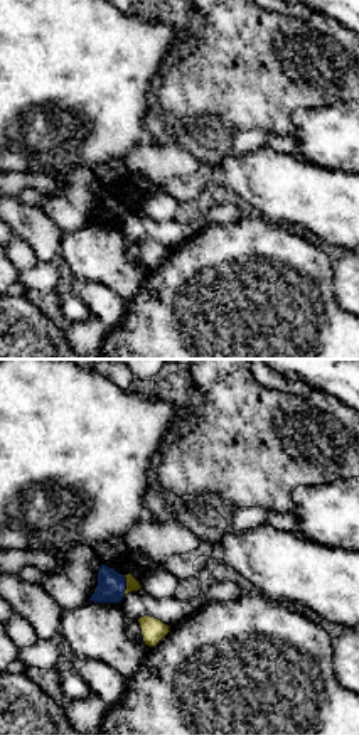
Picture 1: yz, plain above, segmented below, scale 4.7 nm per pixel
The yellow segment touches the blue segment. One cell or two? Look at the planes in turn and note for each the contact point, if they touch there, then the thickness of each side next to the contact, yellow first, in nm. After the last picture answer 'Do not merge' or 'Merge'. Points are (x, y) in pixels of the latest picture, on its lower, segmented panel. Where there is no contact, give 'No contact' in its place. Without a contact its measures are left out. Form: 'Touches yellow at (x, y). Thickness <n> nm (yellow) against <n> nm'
Touches yellow at (127, 585). Thickness 60 nm (yellow) against 140 nm

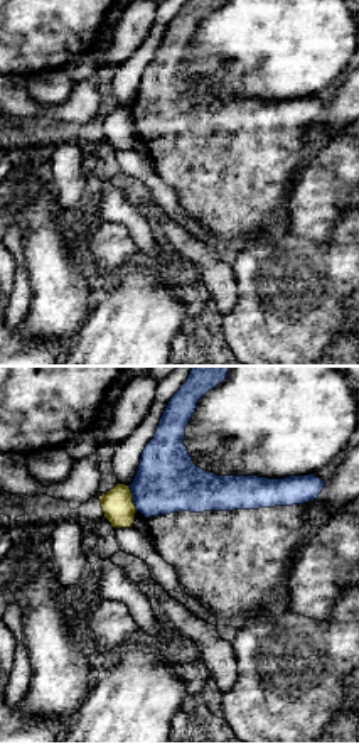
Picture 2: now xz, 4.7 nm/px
Touches yellow at (132, 498). Thickness 150 nm (yellow) against 300 nm

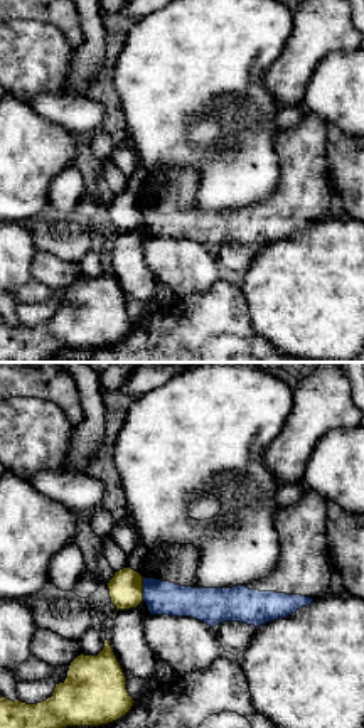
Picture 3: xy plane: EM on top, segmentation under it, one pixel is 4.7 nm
Touches yellow at (142, 588). Thickness 160 nm (yellow) against 160 nm

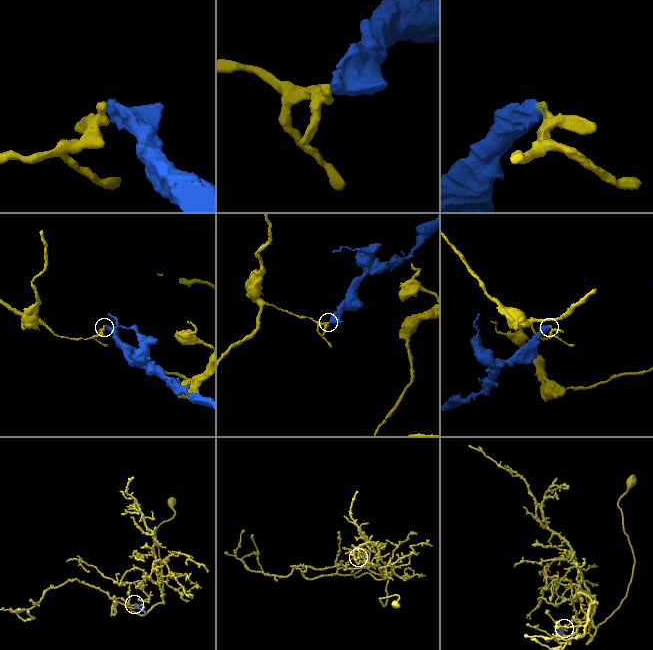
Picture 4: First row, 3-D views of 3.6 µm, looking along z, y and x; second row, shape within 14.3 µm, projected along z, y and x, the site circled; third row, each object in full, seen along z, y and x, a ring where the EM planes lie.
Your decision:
Do not merge

